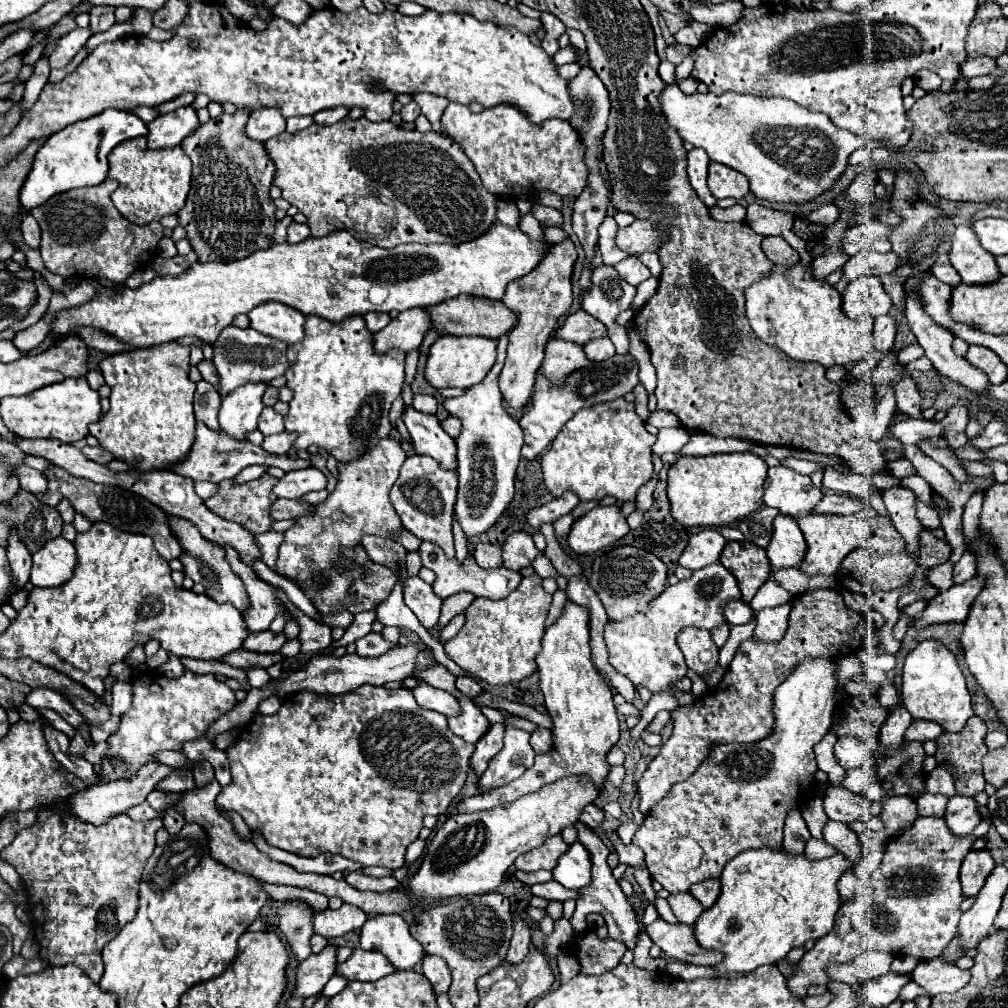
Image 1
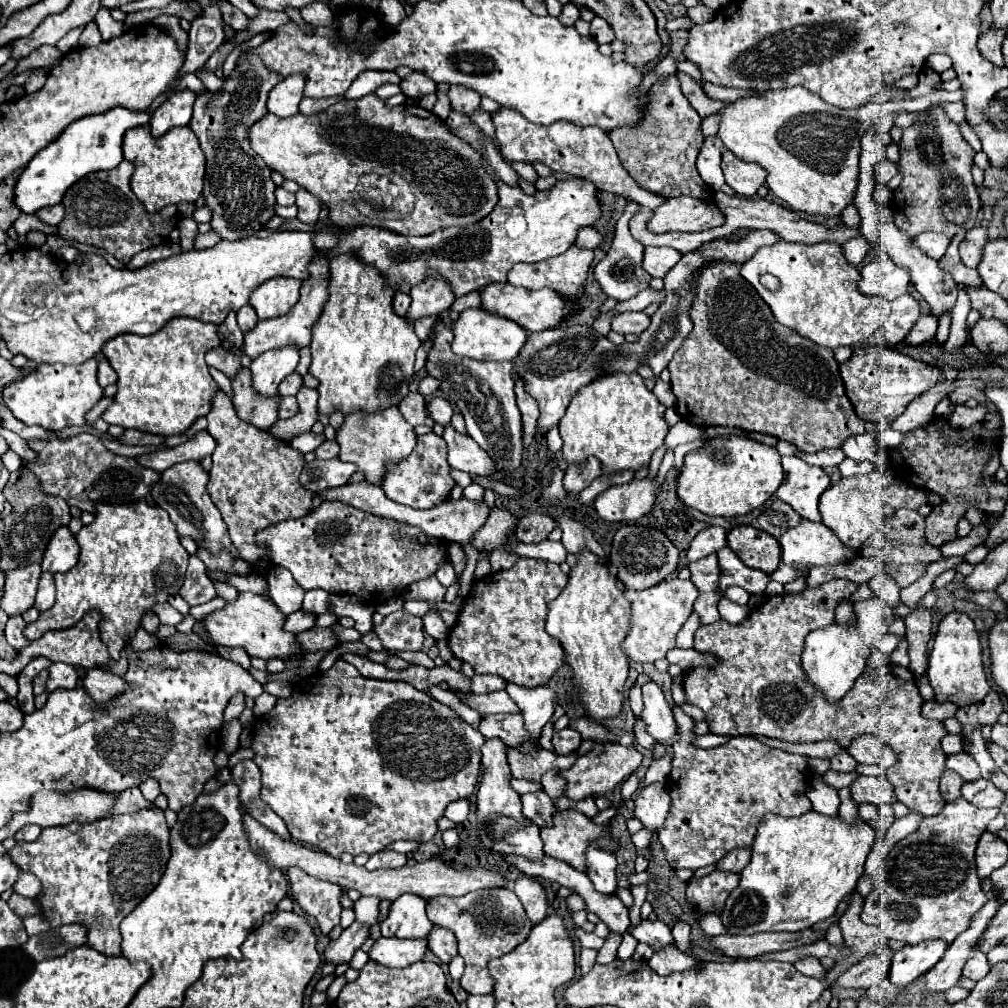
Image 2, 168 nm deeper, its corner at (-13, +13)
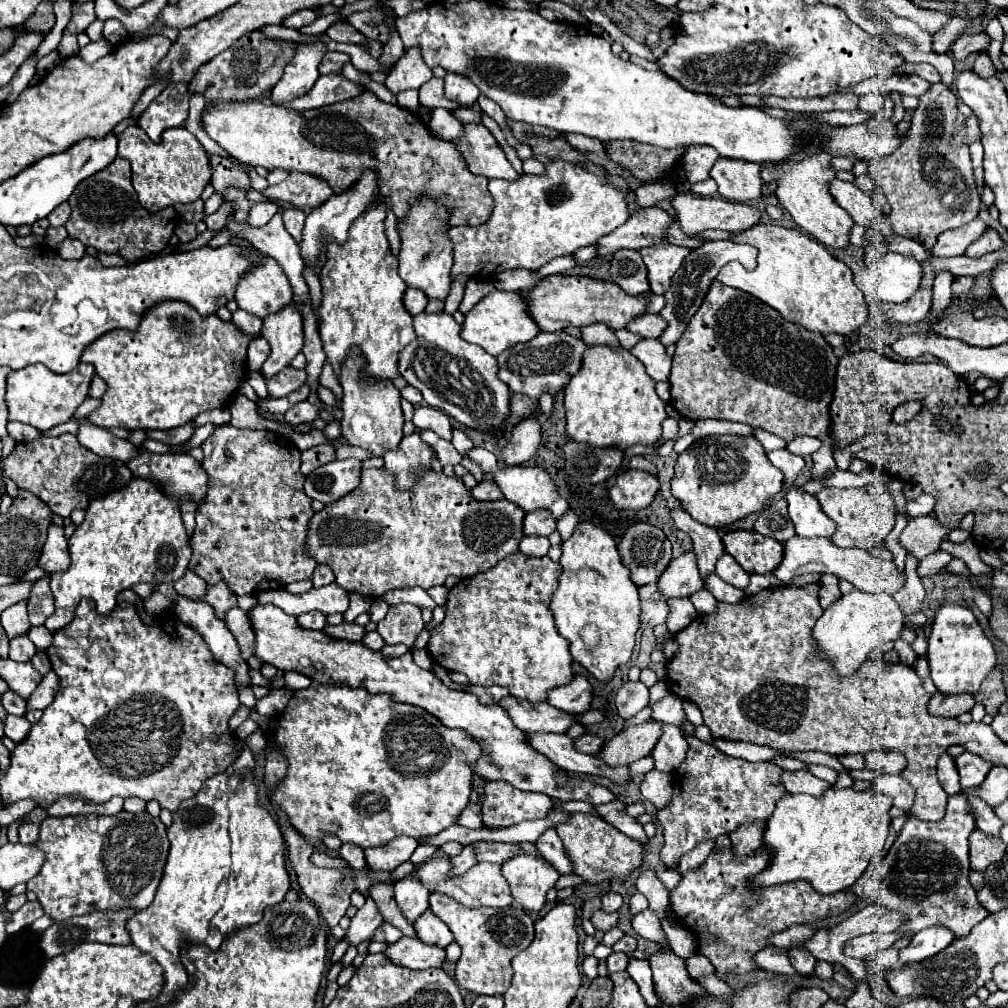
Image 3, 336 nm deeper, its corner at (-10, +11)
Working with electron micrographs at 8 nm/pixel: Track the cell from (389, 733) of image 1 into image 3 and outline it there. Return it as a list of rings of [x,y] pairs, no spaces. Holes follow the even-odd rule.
[[[312,683],[306,689],[294,691],[286,709],[278,717],[278,727],[270,733],[270,737],[272,737],[272,741],[268,741],[268,745],[272,749],[276,745],[276,749],[286,757],[288,771],[286,771],[284,779],[268,791],[268,801],[274,809],[282,809],[286,813],[288,821],[292,823],[292,827],[298,833],[302,833],[306,839],[314,841],[316,845],[324,843],[324,835],[336,835],[336,837],[340,837],[342,843],[352,843],[360,849],[366,849],[366,847],[388,845],[390,841],[394,841],[400,835],[422,839],[422,837],[440,833],[442,829],[450,827],[456,821],[456,817],[462,813],[462,809],[468,805],[468,797],[472,791],[472,775],[474,775],[472,763],[476,763],[480,757],[480,745],[476,745],[476,741],[468,733],[464,733],[464,729],[450,729],[450,727],[442,725],[442,721],[438,717],[434,717],[432,713],[428,713],[426,709],[422,709],[418,705],[410,705],[410,703],[398,703],[388,693],[372,695],[364,687],[350,687],[346,683],[342,683],[338,687],[332,683]]]

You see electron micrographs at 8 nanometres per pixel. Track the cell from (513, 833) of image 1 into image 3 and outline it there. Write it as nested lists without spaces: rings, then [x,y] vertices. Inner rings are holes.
[[[646,721],[642,725],[630,725],[614,739],[606,741],[596,755],[608,767],[622,767],[630,765],[646,755],[652,753],[658,737],[660,737],[660,723]]]

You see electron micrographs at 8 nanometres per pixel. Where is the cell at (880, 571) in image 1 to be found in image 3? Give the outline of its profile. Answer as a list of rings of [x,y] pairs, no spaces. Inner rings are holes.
[[[912,517],[900,535],[900,545],[918,561],[936,553],[948,531],[932,517]]]

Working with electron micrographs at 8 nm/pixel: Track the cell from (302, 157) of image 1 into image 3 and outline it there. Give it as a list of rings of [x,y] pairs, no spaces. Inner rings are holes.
[[[364,91],[358,97],[320,107],[310,111],[292,111],[276,105],[268,105],[264,101],[248,101],[248,105],[232,105],[218,101],[216,105],[208,105],[202,115],[204,131],[232,157],[244,161],[252,167],[266,167],[272,171],[274,167],[284,167],[290,171],[300,171],[308,175],[316,175],[326,181],[334,193],[344,193],[358,183],[364,171],[374,171],[378,177],[380,197],[394,211],[398,221],[406,219],[406,213],[420,197],[430,197],[432,201],[444,205],[450,211],[448,225],[482,225],[492,213],[492,195],[488,191],[488,179],[482,175],[474,175],[468,171],[466,159],[460,155],[458,147],[448,141],[440,141],[426,129],[420,113],[408,111],[398,105],[388,105],[380,101],[372,91]]]

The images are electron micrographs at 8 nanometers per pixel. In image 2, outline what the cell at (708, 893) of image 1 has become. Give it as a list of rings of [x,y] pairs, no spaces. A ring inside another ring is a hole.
[[[735,847],[735,851],[729,851],[719,863],[717,867],[721,867],[723,871],[743,871],[743,867],[749,863],[751,859],[751,847]]]

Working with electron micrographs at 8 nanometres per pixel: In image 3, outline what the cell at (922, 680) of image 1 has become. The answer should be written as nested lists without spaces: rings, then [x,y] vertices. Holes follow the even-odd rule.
[[[944,605],[938,609],[928,639],[928,663],[930,677],[942,695],[978,693],[982,681],[996,667],[996,655],[990,639],[984,635],[974,613],[960,605]]]

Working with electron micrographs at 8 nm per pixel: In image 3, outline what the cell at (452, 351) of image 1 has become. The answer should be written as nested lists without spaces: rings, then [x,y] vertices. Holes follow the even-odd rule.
[[[492,291],[488,297],[484,297],[482,301],[478,301],[464,317],[462,323],[462,333],[460,337],[468,343],[480,345],[484,347],[484,351],[488,351],[490,355],[498,357],[502,351],[514,347],[516,343],[528,341],[532,337],[536,337],[540,333],[540,329],[536,327],[536,323],[528,317],[526,313],[526,305],[520,297],[520,293],[504,293],[504,291]]]

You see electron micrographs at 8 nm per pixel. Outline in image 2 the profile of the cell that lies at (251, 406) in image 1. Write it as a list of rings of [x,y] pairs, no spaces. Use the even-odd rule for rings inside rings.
[[[299,347],[271,349],[251,361],[253,387],[267,397],[277,395],[277,385],[289,373],[295,371],[299,363]]]

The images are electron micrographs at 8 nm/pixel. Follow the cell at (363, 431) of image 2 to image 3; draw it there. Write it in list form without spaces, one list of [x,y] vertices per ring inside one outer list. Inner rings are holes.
[[[352,357],[352,361],[344,365],[344,373],[340,375],[340,385],[344,389],[340,433],[348,441],[348,445],[362,447],[372,457],[382,457],[386,451],[398,449],[404,437],[400,391],[392,385],[392,381],[388,381],[388,385],[360,385],[360,381],[356,381],[356,373],[360,373],[360,361]]]

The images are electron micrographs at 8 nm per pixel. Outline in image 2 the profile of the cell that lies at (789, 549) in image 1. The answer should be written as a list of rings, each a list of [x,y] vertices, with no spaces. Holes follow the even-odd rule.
[[[803,519],[797,527],[785,531],[779,539],[781,561],[789,567],[817,567],[817,565],[841,565],[849,563],[859,551],[849,549],[827,529],[823,523],[811,523]]]

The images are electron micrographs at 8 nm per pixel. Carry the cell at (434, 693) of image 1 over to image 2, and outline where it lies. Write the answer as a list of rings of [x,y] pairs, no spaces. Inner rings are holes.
[[[507,691],[487,693],[487,695],[463,695],[465,705],[479,711],[481,715],[495,715],[495,713],[521,713],[517,703],[507,695]]]

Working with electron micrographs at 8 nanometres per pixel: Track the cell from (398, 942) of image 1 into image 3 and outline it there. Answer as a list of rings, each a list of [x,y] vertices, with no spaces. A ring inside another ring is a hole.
[[[406,875],[394,885],[396,905],[410,925],[414,925],[414,921],[428,909],[428,895],[430,893],[424,889],[424,885],[414,881],[412,875]]]

